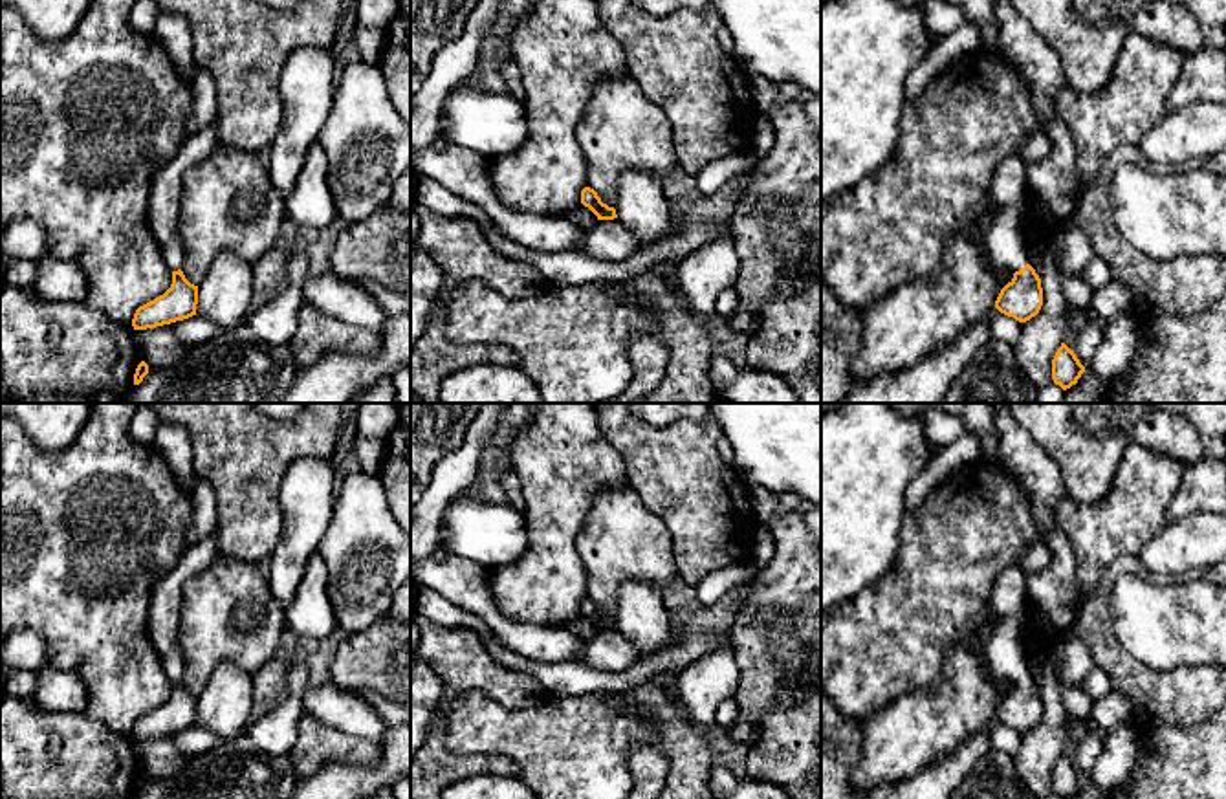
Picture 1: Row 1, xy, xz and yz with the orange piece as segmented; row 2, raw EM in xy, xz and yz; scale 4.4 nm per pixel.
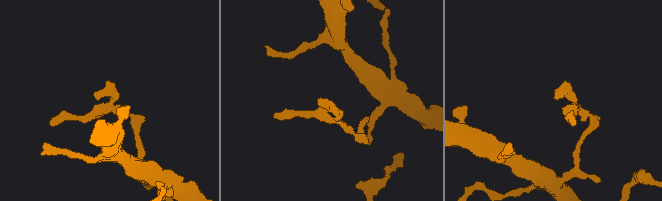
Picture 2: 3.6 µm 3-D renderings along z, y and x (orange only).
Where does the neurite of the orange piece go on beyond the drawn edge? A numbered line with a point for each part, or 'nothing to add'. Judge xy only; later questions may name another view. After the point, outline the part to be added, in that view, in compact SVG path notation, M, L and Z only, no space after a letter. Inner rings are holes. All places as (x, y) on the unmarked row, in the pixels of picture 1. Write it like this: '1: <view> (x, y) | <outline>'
1: xy (164, 611) | M211 533L196 546L189 548L178 564L152 588L147 632L159 652L167 676L172 682L183 678L185 667L181 643L178 640L183 585L192 575L205 572L218 553L216 535Z

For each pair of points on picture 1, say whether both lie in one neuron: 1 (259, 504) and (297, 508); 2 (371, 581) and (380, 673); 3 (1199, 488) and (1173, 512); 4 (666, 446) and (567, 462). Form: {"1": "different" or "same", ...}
{"1": "different", "2": "different", "3": "same", "4": "different"}

